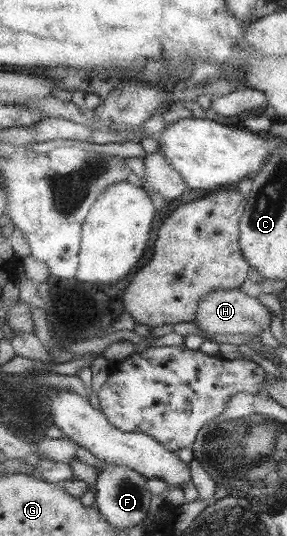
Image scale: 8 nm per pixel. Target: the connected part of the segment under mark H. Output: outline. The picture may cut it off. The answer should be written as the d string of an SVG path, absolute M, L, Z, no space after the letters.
M240 289L215 291L197 306L193 323L198 330L210 336L248 334L250 337L257 337L261 335L261 331L271 327L271 310L263 306L258 298L251 298Z

